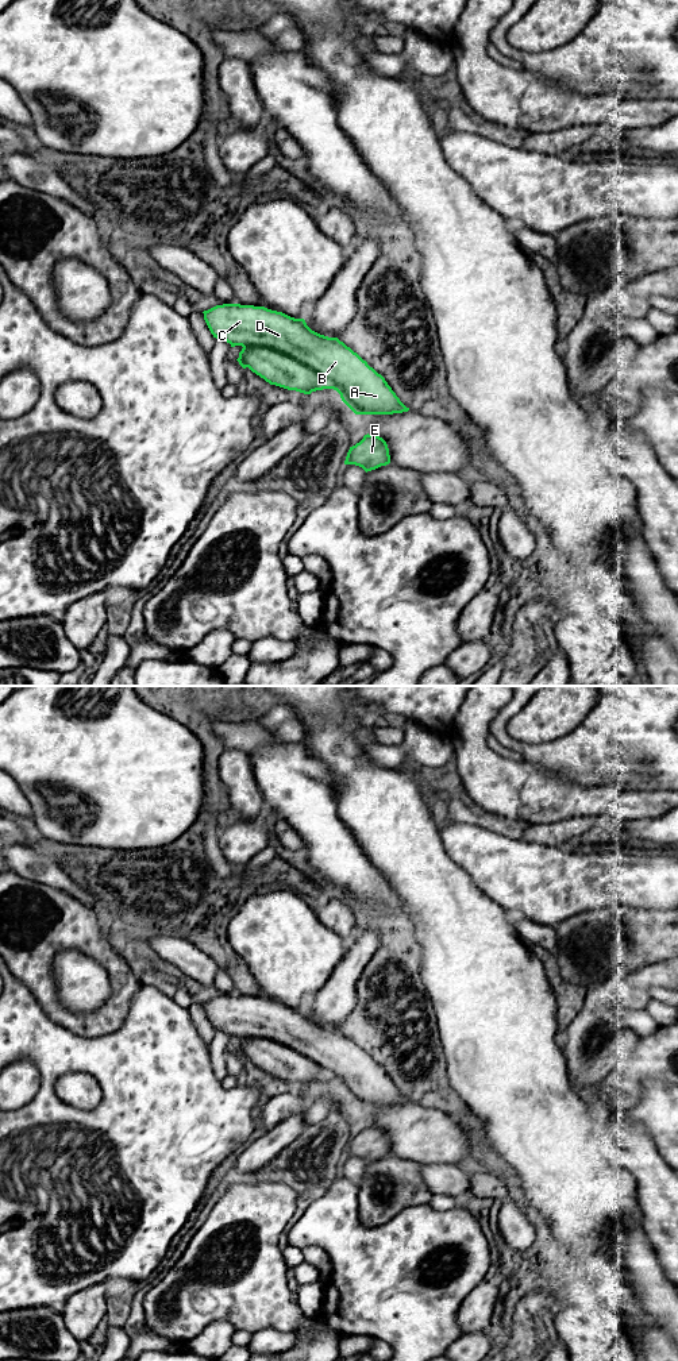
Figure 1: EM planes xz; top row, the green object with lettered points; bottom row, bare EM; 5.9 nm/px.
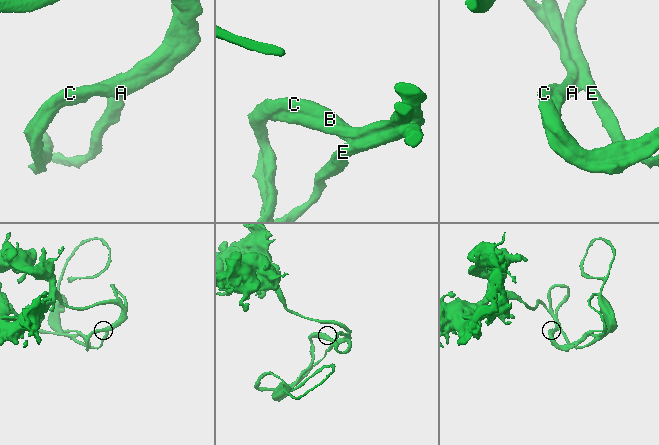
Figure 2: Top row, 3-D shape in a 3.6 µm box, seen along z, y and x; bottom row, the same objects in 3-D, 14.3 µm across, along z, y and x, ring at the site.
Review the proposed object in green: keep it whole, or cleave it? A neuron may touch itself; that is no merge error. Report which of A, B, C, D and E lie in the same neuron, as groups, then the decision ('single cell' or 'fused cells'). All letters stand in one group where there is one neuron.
groups A B C D E; single cell

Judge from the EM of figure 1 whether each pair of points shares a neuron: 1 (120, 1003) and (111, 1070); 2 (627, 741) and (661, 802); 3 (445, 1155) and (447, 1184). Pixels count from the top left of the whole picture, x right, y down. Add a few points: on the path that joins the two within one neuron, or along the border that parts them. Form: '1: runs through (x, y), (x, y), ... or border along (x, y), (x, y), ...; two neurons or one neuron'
1: border along (131, 1002), (126, 1020), (115, 1030), (85, 1037); two neurons
2: border along (623, 785), (663, 789); two neurons
3: runs through (443, 1161), (443, 1175), (446, 1178); one neuron

